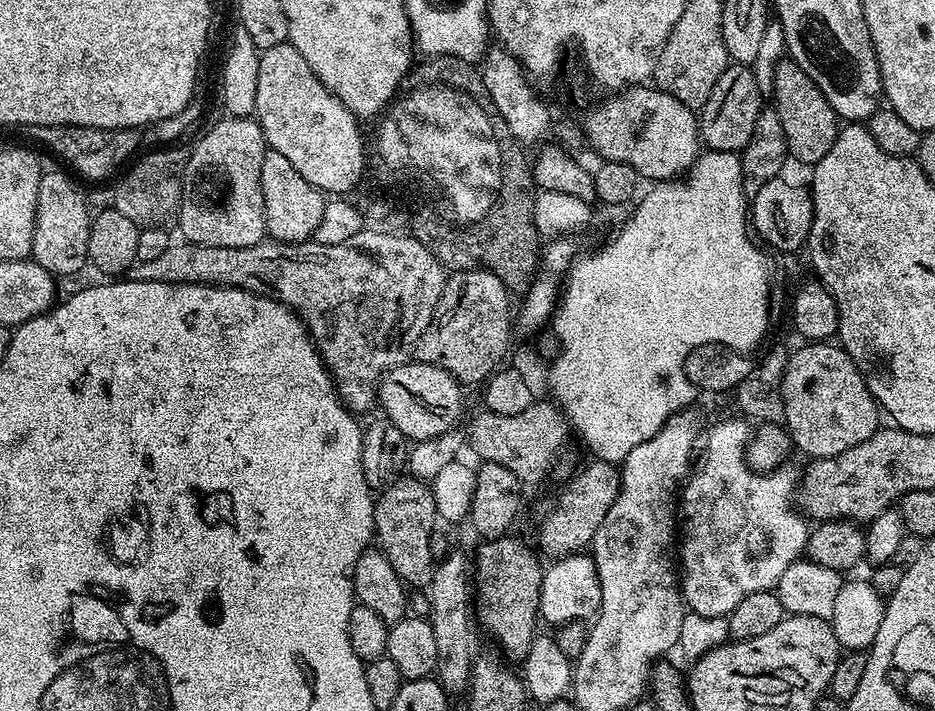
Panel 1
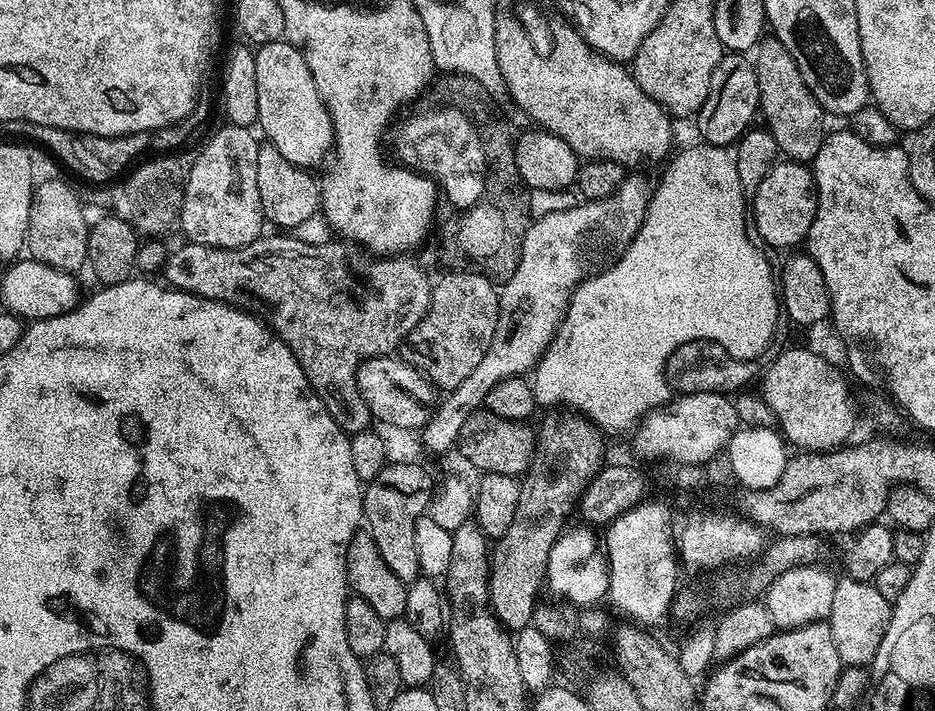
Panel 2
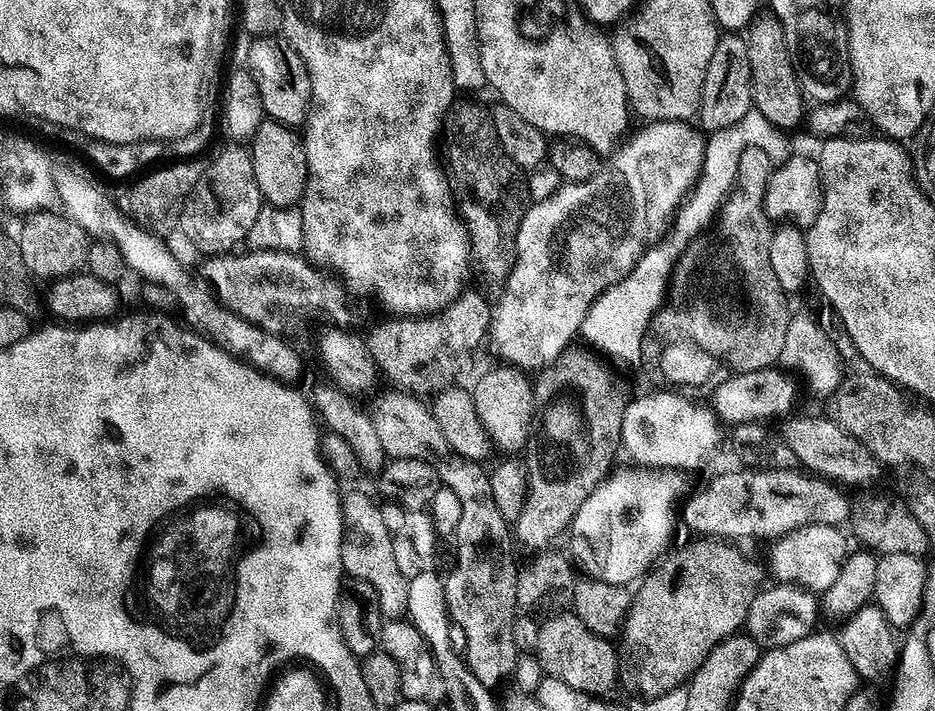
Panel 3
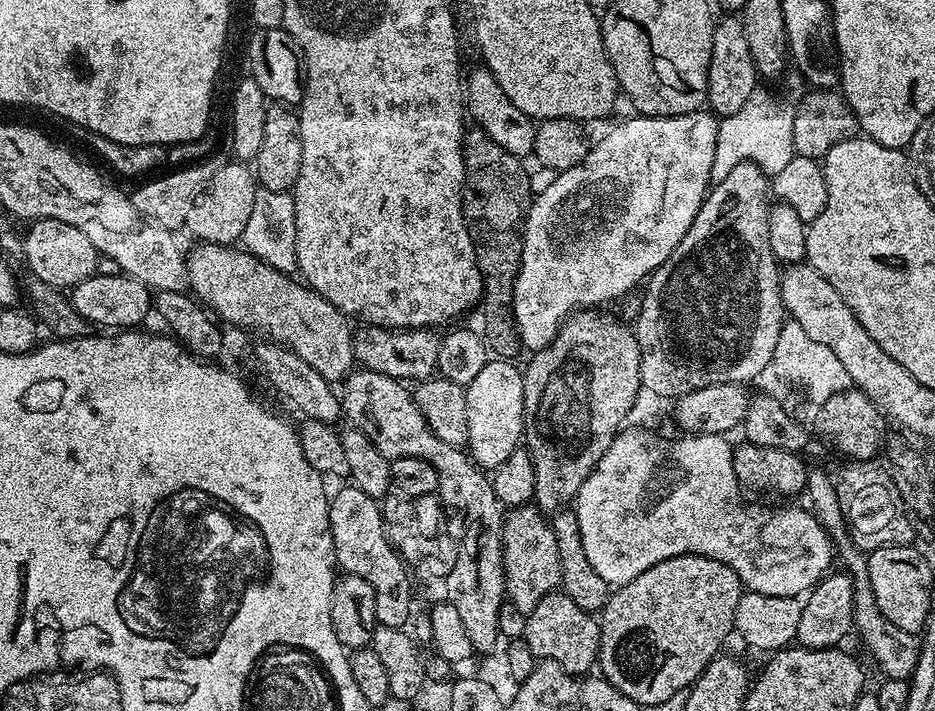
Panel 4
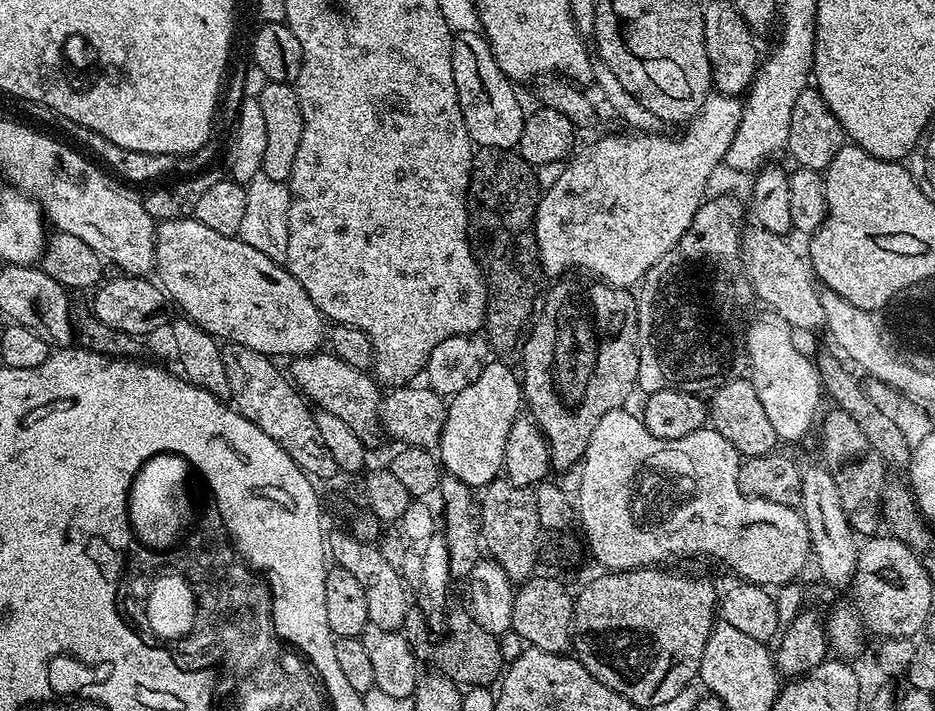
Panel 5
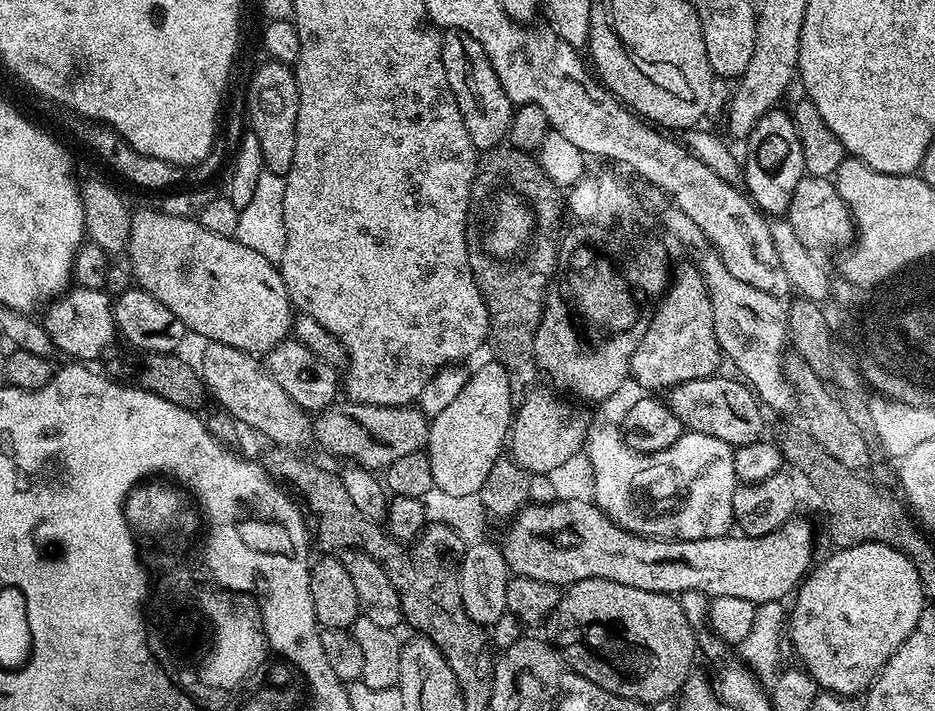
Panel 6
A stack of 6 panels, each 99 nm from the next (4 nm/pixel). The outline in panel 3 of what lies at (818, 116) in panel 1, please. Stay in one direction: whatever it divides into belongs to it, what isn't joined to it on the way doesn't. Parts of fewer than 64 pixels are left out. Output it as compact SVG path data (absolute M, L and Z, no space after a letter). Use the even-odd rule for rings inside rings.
M761 10L748 24L743 33L746 42L746 54L750 58L750 74L752 75L752 102L755 111L766 118L775 128L789 130L805 123L806 93L800 87L800 79L794 70L794 62L790 58L790 50L786 46L786 30L782 30L782 22L771 10Z

